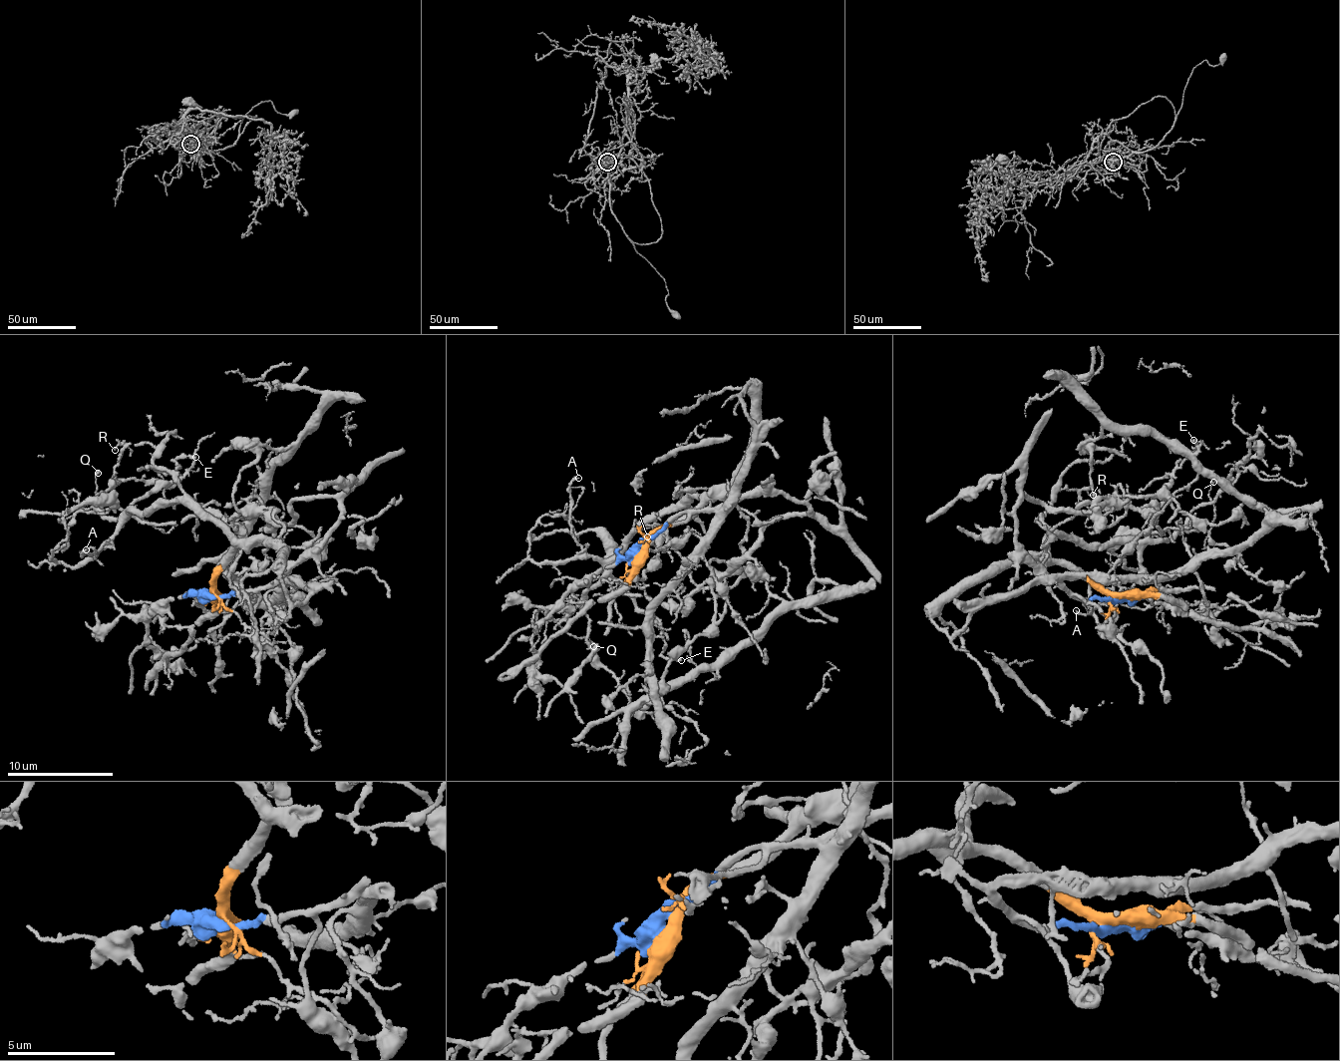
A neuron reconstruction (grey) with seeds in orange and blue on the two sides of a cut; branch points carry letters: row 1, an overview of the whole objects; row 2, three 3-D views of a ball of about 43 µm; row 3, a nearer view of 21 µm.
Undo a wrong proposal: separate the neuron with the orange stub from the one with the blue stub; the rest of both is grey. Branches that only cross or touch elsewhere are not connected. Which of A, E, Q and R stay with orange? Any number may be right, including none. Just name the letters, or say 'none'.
A, E, Q, R

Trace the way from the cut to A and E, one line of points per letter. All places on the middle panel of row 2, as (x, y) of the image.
A: (643, 548), (701, 502), (645, 516), (607, 558), (589, 554), (572, 530), (570, 488), (579, 479)
E: (643, 548), (648, 537), (701, 502), (645, 516), (629, 531), (611, 570), (657, 623), (664, 653), (681, 660)

